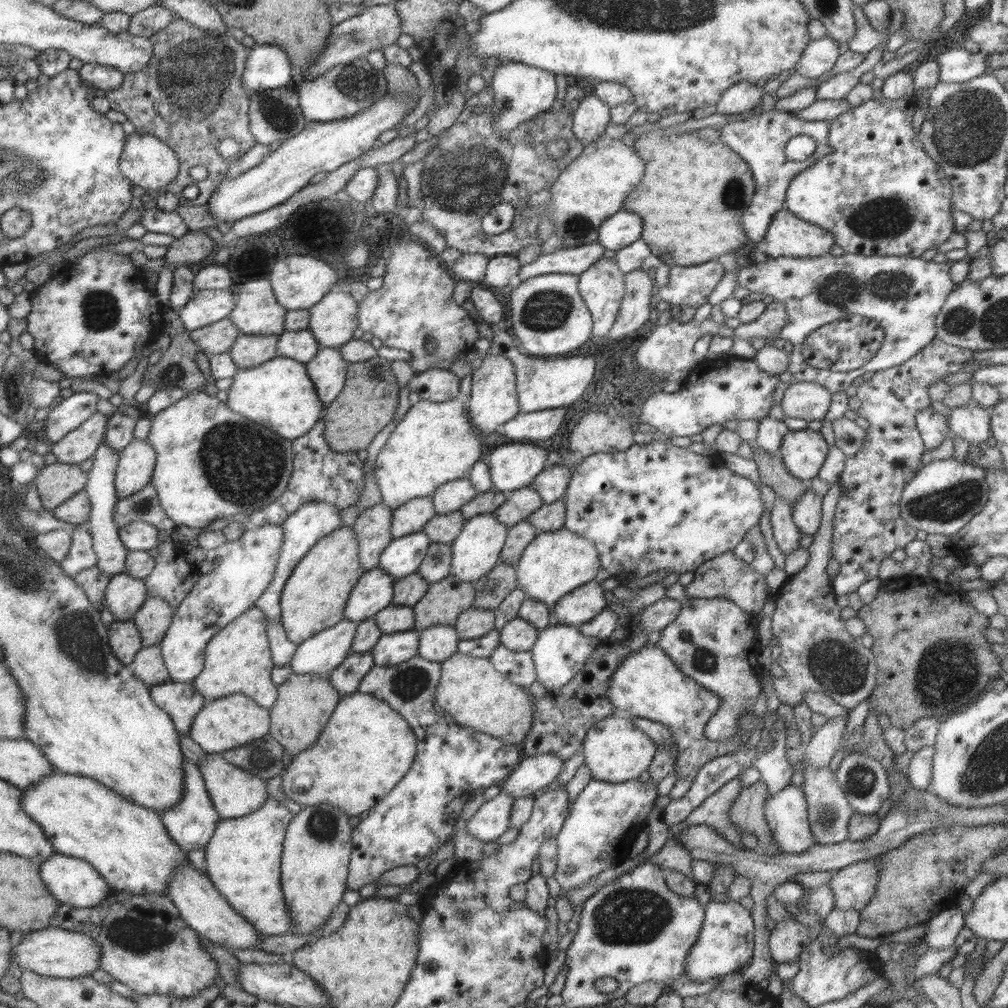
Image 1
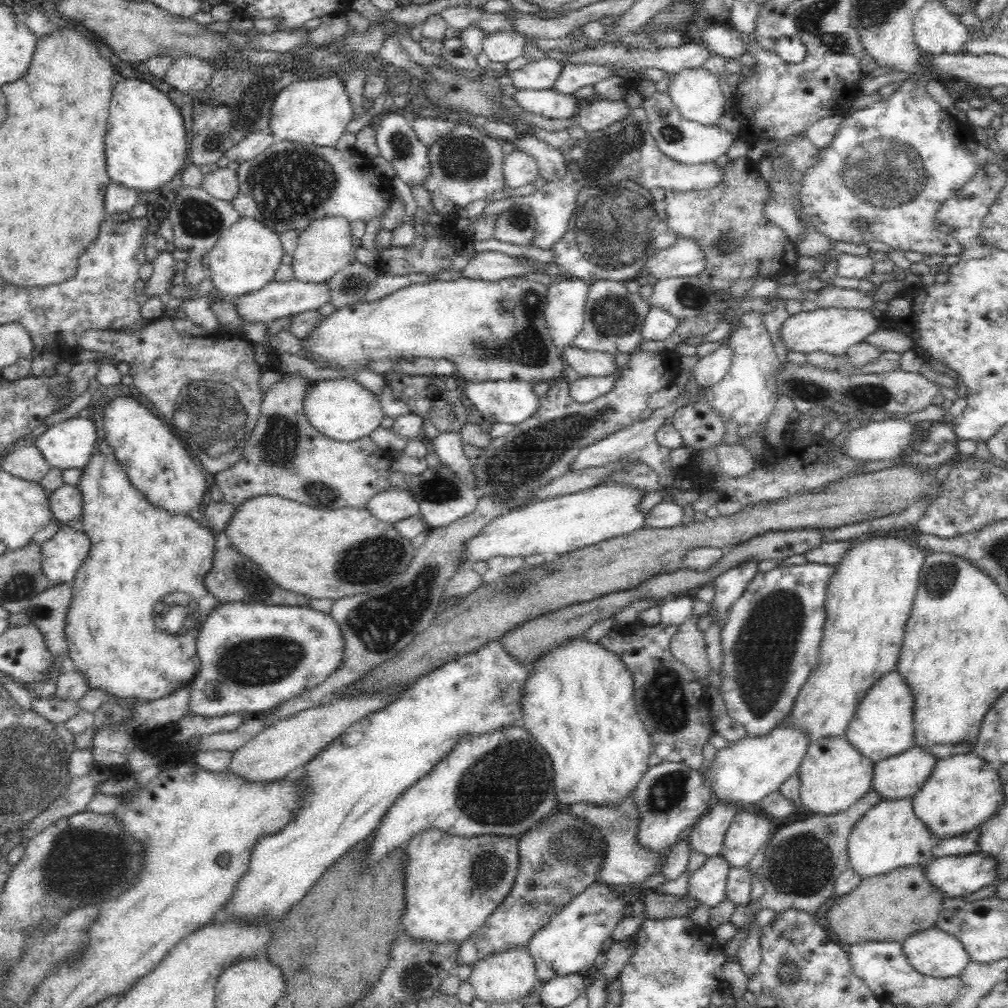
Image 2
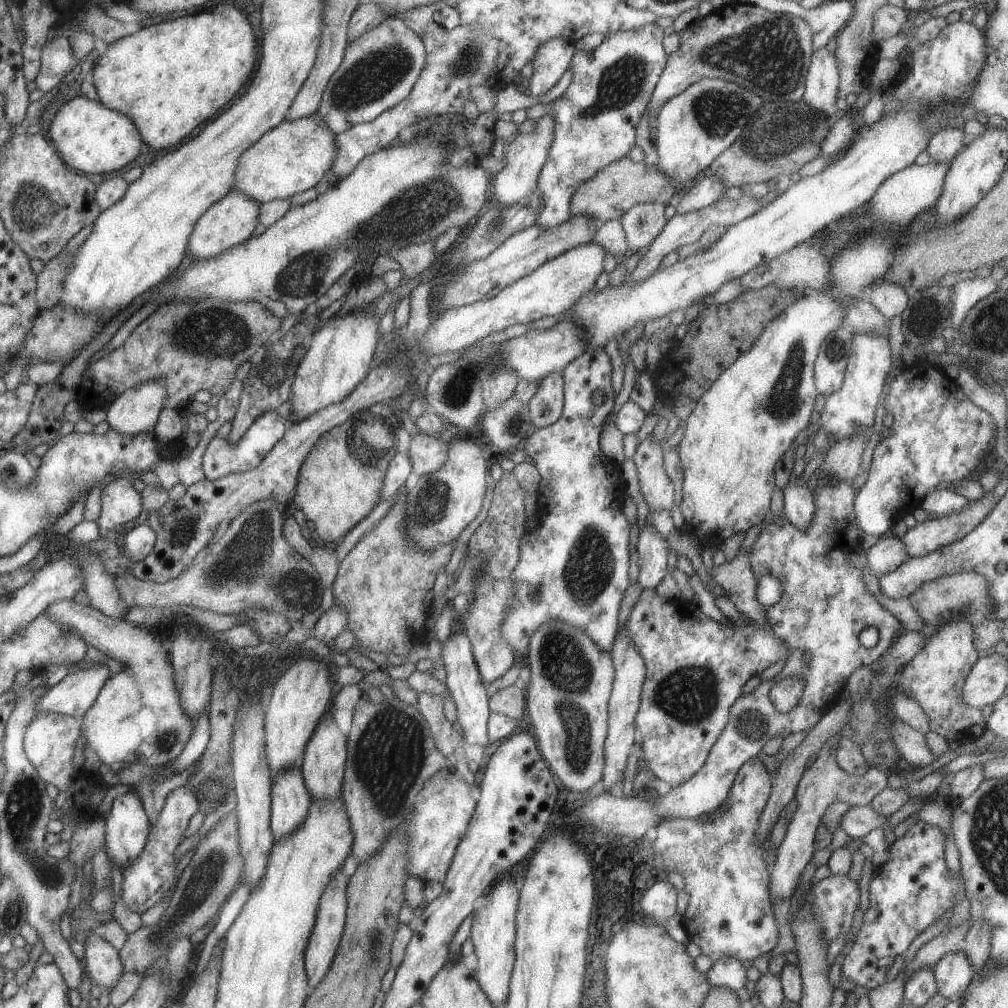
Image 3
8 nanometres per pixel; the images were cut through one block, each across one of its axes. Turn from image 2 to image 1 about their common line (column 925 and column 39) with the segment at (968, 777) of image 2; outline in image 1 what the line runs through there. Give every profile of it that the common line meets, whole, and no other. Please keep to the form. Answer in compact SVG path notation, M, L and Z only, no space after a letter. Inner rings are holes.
M54 769L53 774L29 788L21 789L21 809L37 822L56 853L88 862L105 879L107 886L117 890L129 890L133 894L161 894L165 897L167 882L177 866L188 862L187 851L171 841L158 812L125 800L117 792L109 790L93 778L67 774Z

